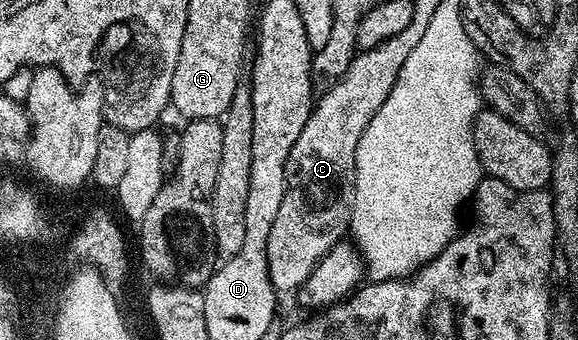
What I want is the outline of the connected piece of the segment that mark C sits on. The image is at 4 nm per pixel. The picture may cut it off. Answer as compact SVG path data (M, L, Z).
M391 38L385 39L374 49L364 49L356 52L351 66L345 75L330 86L331 89L323 98L314 102L309 119L305 123L305 131L297 135L297 143L293 143L293 151L289 151L289 159L285 163L286 189L284 198L281 199L280 210L272 220L272 229L267 239L268 275L276 294L294 294L309 279L309 275L317 267L325 254L333 246L340 244L345 225L339 220L344 220L350 214L355 200L355 156L357 143L361 143L361 135L365 127L373 119L373 115L385 103L401 67L409 59L407 45L391 45Z

